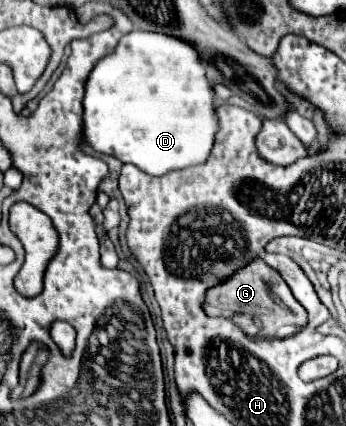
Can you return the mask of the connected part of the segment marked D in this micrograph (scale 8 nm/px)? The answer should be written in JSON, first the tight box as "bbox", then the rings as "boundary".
{"bbox":[82,30,218,176],"boundary":[[[132,30],[118,42],[112,54],[100,58],[86,80],[82,106],[84,140],[96,152],[114,156],[120,162],[130,162],[152,176],[204,162],[212,150],[214,134],[218,130],[212,84],[208,82],[206,70],[200,66],[196,52],[186,42],[156,32]]]}

